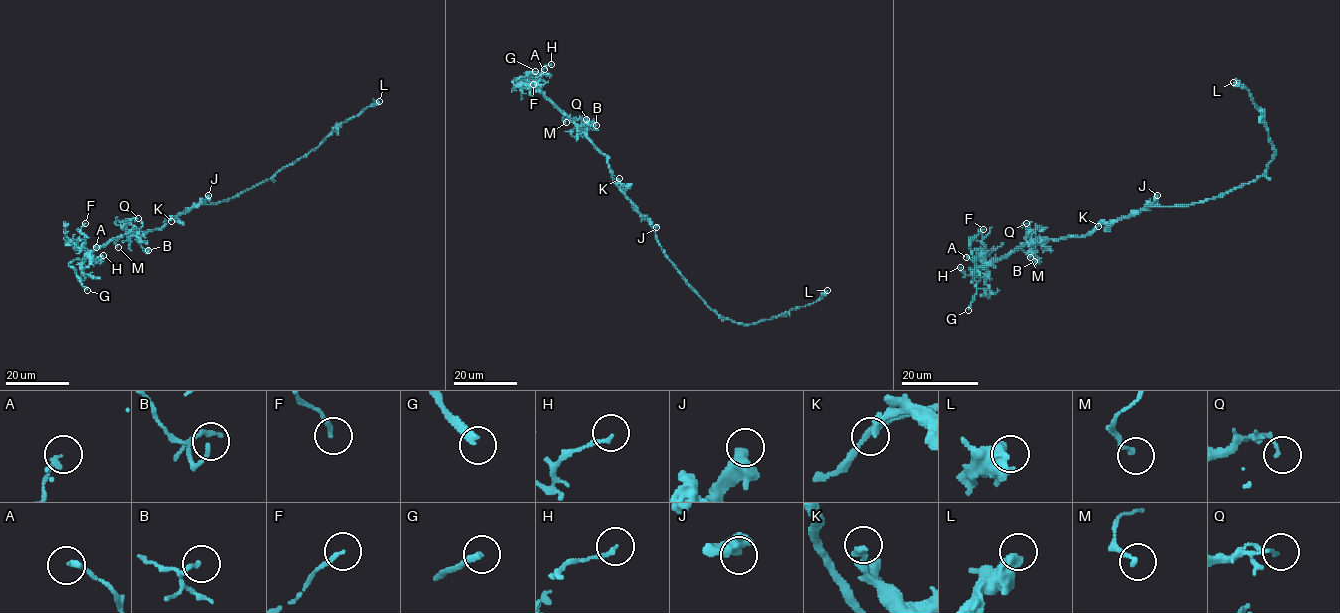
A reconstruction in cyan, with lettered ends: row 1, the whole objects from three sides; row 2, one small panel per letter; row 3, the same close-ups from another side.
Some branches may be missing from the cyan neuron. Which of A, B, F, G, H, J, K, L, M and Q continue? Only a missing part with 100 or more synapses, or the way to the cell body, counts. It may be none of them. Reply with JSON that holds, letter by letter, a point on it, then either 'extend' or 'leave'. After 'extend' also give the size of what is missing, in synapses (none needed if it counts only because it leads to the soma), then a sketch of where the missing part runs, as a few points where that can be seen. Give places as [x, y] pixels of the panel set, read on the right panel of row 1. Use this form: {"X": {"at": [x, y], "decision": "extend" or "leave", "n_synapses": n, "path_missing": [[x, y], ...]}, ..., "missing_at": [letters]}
{"A": {"at": [966, 257], "decision": "leave"}, "B": {"at": [1034, 261], "decision": "leave"}, "F": {"at": [983, 229], "decision": "leave"}, "G": {"at": [968, 310], "decision": "extend", "path_missing": [[968, 310], [946, 324], [919, 319], [903, 329]]}, "H": {"at": [960, 267], "decision": "leave"}, "J": {"at": [1157, 195], "decision": "leave"}, "K": {"at": [1098, 226], "decision": "leave"}, "L": {"at": [1233, 82], "decision": "leave"}, "M": {"at": [1030, 257], "decision": "leave"}, "Q": {"at": [1026, 223], "decision": "leave"}, "missing_at": ["G"]}

